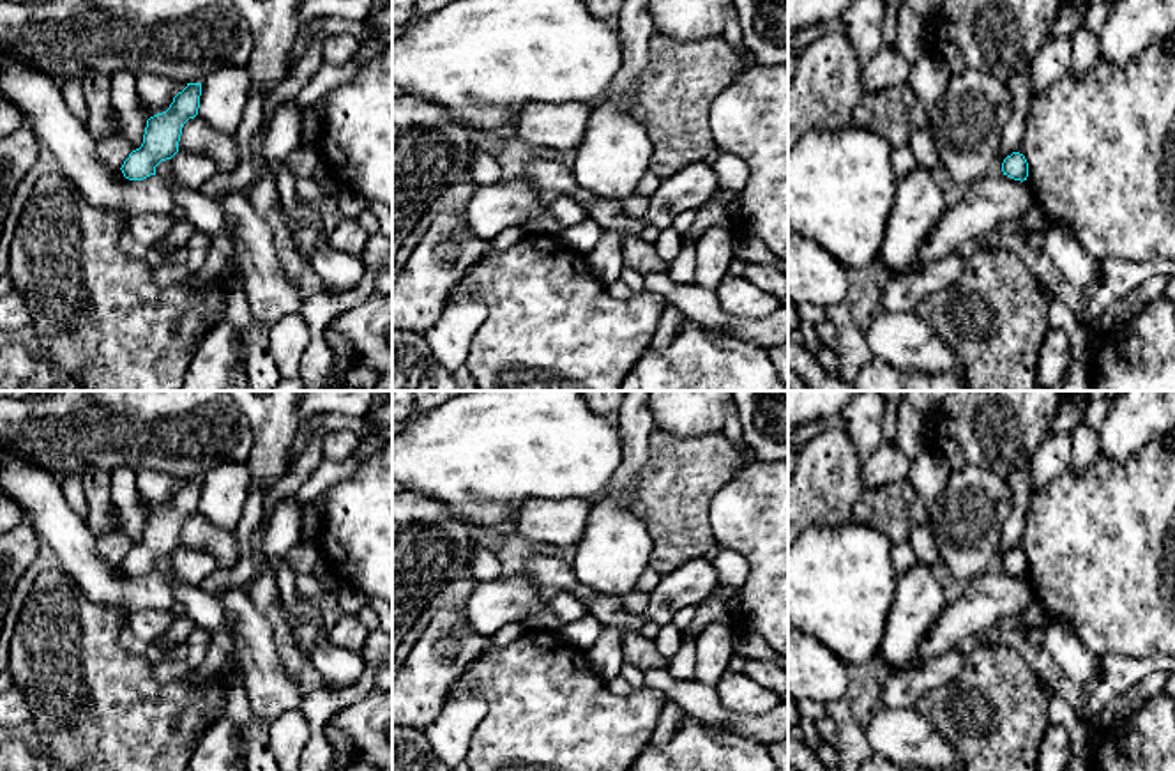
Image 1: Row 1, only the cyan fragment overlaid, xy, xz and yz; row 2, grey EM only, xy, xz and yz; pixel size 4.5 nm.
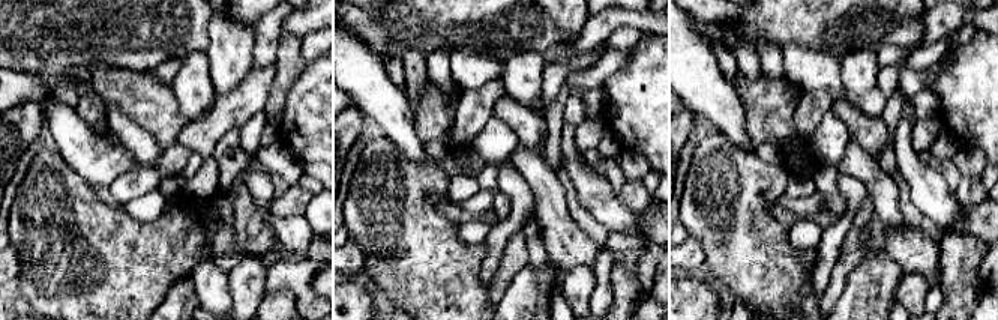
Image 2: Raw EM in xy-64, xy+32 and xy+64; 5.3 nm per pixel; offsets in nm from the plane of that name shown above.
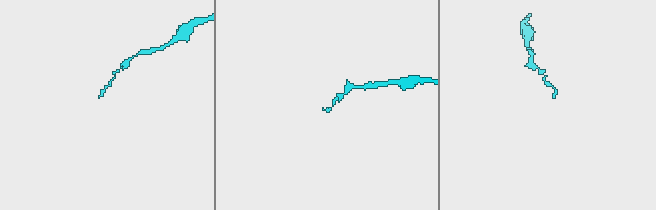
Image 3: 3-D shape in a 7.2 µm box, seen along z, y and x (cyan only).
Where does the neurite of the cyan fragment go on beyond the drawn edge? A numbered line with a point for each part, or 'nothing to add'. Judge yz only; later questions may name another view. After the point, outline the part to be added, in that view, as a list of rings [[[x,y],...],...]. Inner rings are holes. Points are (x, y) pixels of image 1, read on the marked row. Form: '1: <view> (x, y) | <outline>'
nothing to add

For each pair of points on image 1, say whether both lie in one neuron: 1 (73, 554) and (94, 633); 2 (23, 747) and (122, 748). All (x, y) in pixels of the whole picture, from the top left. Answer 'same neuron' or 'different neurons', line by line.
1: different neurons
2: different neurons

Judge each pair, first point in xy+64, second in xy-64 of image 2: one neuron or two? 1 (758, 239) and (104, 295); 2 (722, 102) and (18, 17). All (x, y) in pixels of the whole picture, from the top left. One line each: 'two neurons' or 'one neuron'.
1: one neuron
2: two neurons

